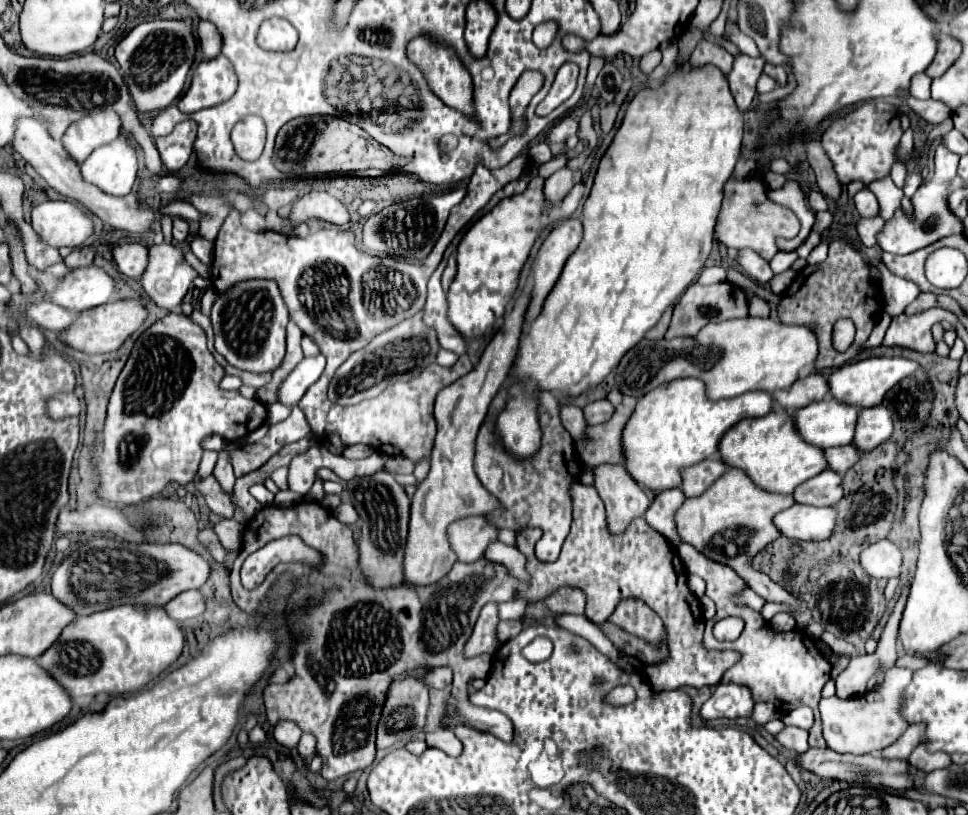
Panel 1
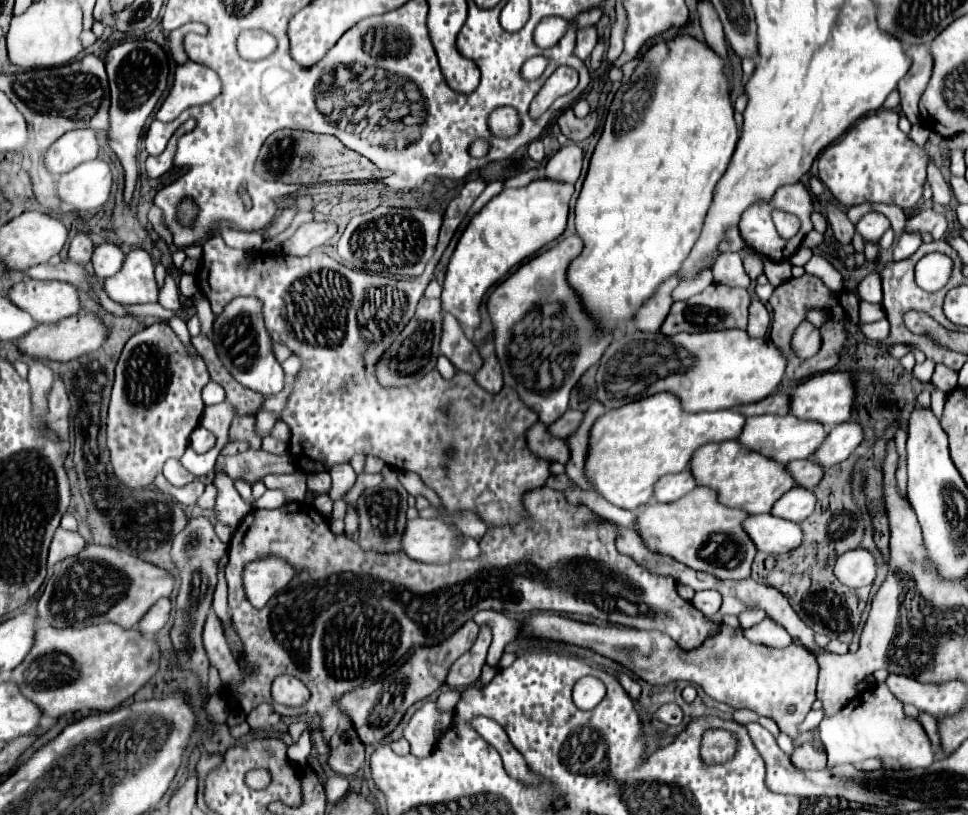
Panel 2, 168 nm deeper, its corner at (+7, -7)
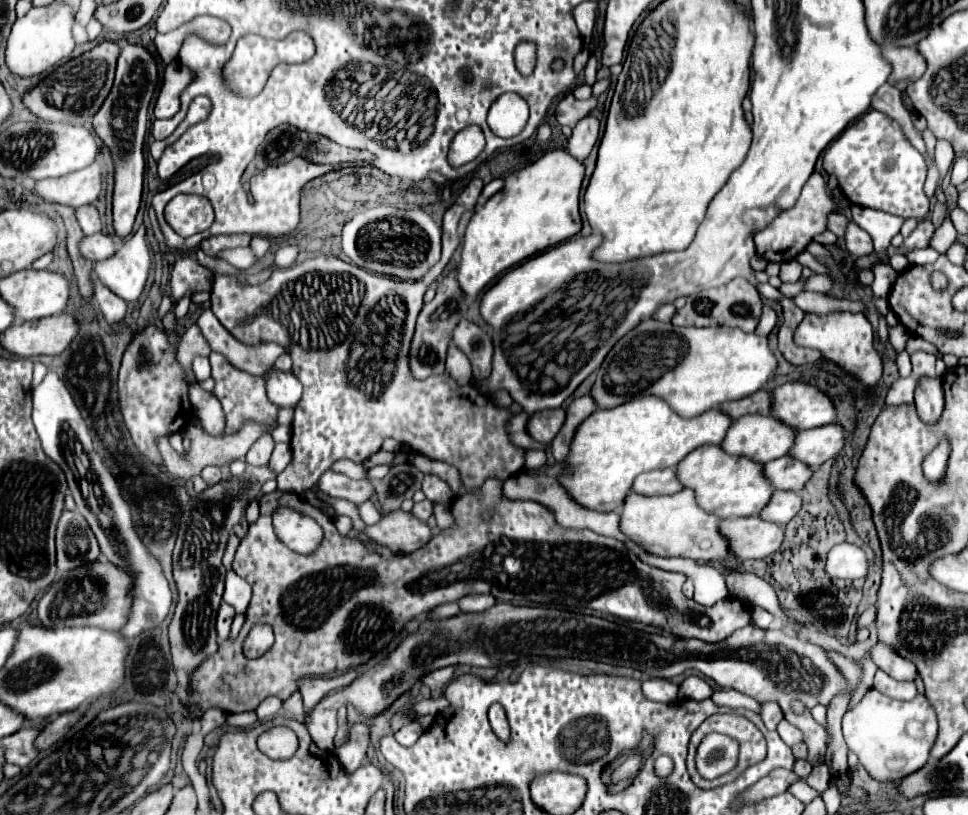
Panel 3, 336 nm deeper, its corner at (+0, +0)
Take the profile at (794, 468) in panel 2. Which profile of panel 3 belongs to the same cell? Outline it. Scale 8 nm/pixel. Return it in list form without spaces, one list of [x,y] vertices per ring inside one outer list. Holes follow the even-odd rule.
[[[781,456],[765,464],[765,476],[779,490],[801,492],[803,484],[807,484],[809,476],[813,476],[813,470],[791,456]]]

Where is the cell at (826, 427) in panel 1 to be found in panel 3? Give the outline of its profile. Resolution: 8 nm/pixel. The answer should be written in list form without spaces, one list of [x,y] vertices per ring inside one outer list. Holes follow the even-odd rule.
[[[747,414],[747,416],[741,416],[737,418],[725,440],[721,442],[721,448],[729,454],[735,454],[735,456],[749,456],[751,460],[757,460],[757,462],[769,462],[769,460],[775,460],[779,456],[785,456],[789,454],[789,448],[793,448],[793,440],[797,436],[797,430],[783,424],[781,420],[777,420],[775,416],[761,416],[761,414]]]

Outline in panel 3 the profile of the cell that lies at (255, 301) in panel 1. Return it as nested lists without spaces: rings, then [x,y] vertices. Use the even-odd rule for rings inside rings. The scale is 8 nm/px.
[[[275,366],[265,370],[265,390],[273,404],[295,406],[301,398],[301,382],[293,376],[291,370],[277,370]]]

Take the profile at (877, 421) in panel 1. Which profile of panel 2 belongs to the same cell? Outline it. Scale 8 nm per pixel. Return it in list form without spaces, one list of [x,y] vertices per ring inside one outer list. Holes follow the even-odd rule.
[[[852,421],[840,423],[838,427],[832,427],[828,431],[826,439],[810,455],[810,459],[820,467],[828,469],[832,465],[842,463],[846,457],[850,457],[850,453],[862,443],[862,439],[864,439],[864,431],[858,423],[852,423]]]

